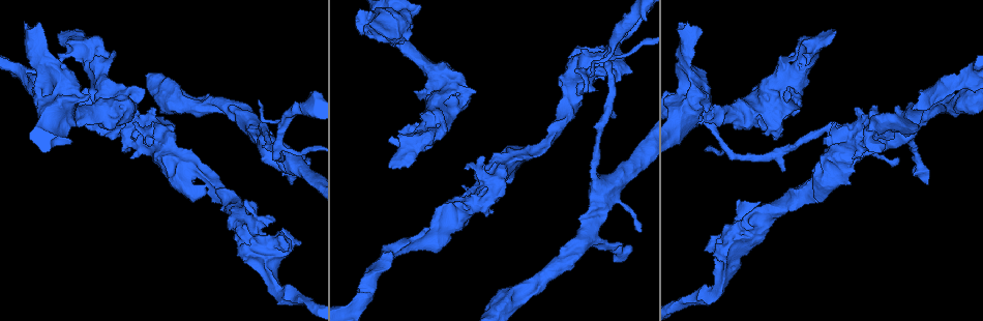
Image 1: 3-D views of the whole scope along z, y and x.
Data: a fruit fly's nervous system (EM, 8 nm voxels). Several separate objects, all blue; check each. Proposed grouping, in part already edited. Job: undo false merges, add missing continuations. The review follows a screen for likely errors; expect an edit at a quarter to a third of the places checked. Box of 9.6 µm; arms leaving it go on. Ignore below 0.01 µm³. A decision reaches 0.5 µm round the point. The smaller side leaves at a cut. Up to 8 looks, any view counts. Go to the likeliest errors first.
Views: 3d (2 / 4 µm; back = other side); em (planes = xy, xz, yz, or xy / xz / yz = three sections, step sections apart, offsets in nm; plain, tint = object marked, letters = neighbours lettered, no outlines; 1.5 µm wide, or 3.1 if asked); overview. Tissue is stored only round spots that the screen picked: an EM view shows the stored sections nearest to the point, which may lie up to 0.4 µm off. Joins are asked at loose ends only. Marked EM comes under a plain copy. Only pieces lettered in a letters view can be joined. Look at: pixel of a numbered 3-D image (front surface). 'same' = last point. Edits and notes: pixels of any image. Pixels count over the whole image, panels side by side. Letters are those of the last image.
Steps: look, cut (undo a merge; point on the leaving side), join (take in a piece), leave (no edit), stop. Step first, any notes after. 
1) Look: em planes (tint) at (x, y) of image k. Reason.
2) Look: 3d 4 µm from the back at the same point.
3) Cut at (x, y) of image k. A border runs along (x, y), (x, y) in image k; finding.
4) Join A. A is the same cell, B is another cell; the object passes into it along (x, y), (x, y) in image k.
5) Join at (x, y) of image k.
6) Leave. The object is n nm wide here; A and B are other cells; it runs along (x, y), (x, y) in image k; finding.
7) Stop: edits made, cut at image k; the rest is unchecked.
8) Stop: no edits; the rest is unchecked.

Look: em planes (letters) at (623, 259) of image 1. Free end.

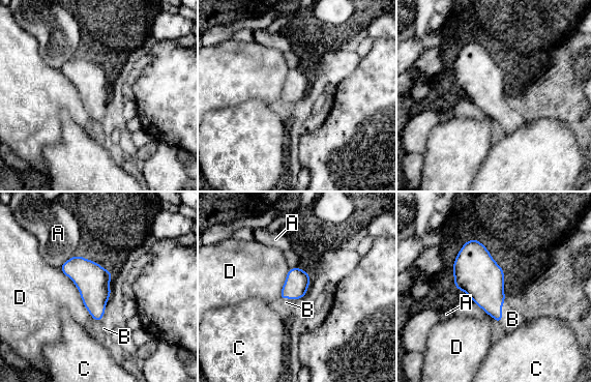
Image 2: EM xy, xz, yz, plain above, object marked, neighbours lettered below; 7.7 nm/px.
Join B. B is the same cell, A, C and D are other cells; the neuron continues.

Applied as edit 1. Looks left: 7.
Look: overview.

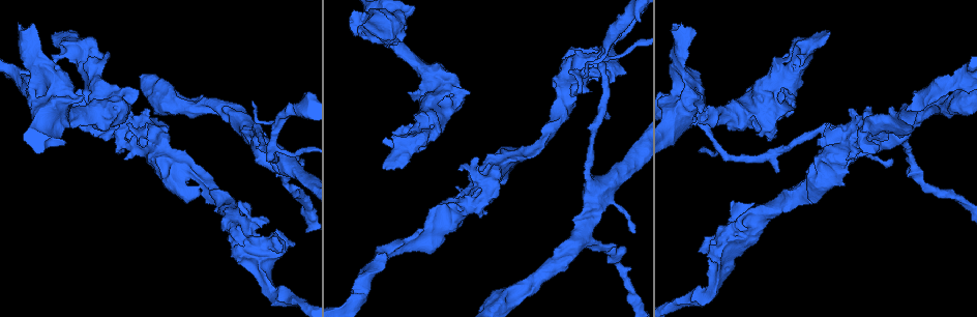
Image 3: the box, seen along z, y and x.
Look: em planes (letters) at (535, 149) of image 3. Branch stops here.

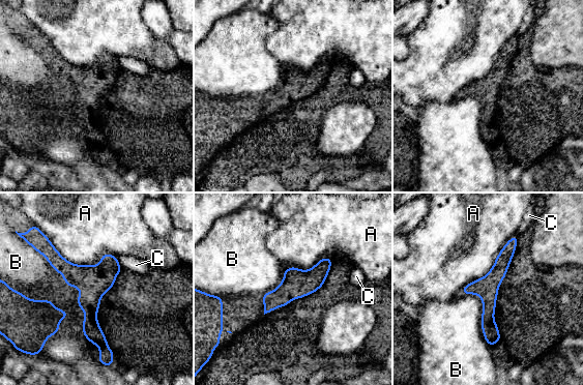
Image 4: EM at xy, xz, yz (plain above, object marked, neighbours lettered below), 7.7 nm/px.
Leave. A, B and C are other cells; it runs along (55, 257), (89, 291), (110, 362) in image 4; none of them fits.

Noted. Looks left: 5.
Look: em planes (tint) at (96, 115) of image 3. Two arms in line, one across.

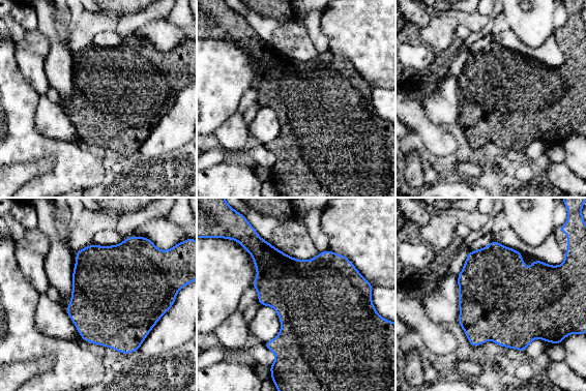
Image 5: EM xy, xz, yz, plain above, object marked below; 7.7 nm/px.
Look: em planes (letters) at the same point.

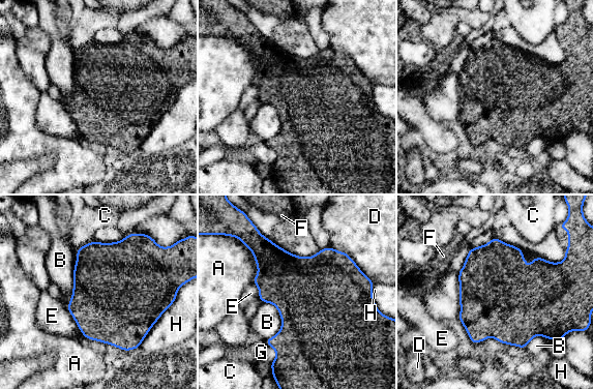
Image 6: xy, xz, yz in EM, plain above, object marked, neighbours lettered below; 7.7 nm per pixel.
Leave. The object is 650 nm wide here; A, B, C, D, E, F, G and H are other cells; a border runs along (77, 251), (72, 295), (66, 307) in image 6; continuous, no second neuron.

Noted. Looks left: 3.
Stop: edits made, join at image 2; the rest is unchecked.

